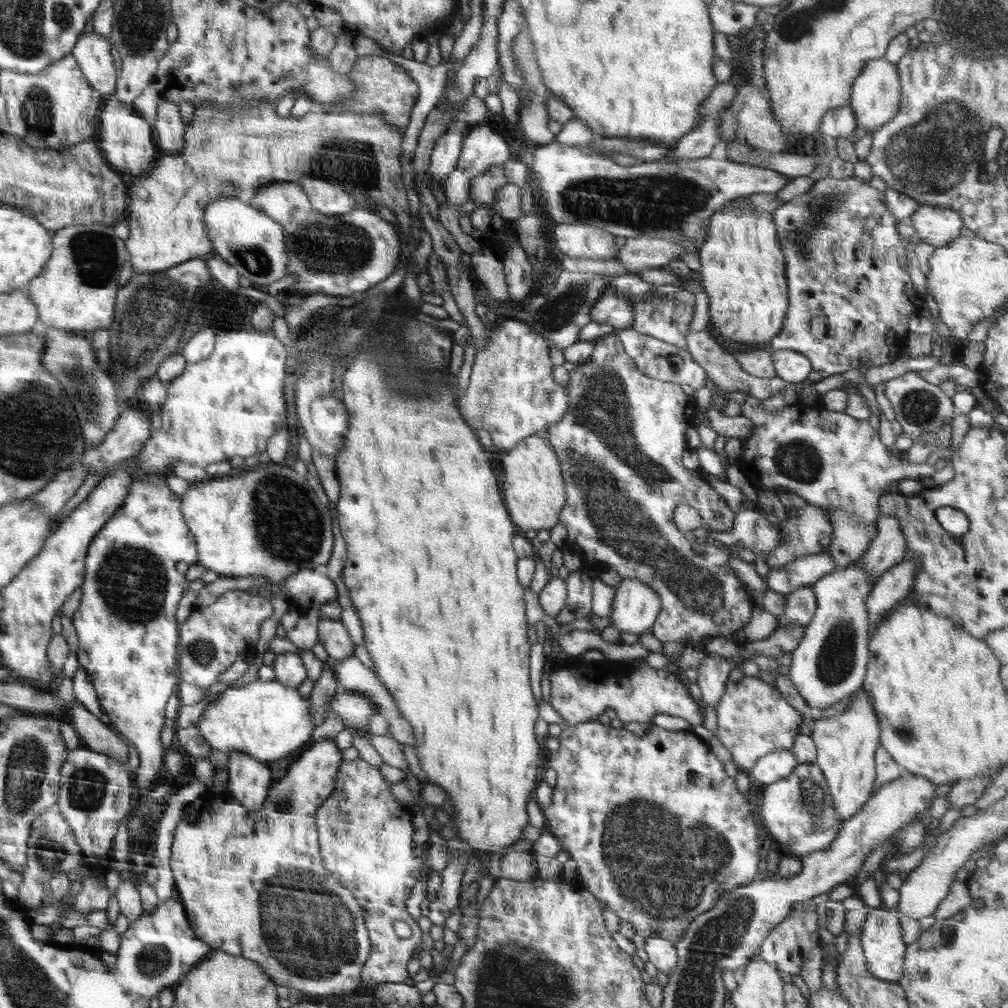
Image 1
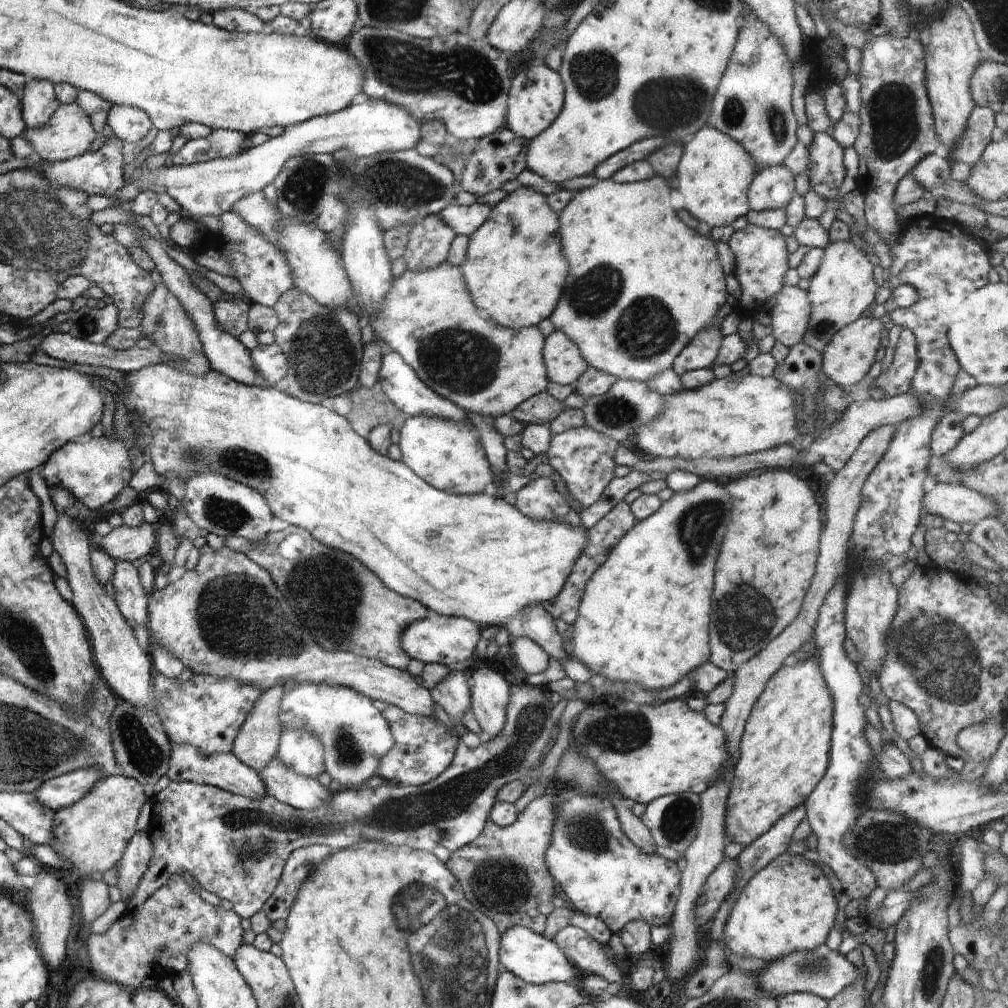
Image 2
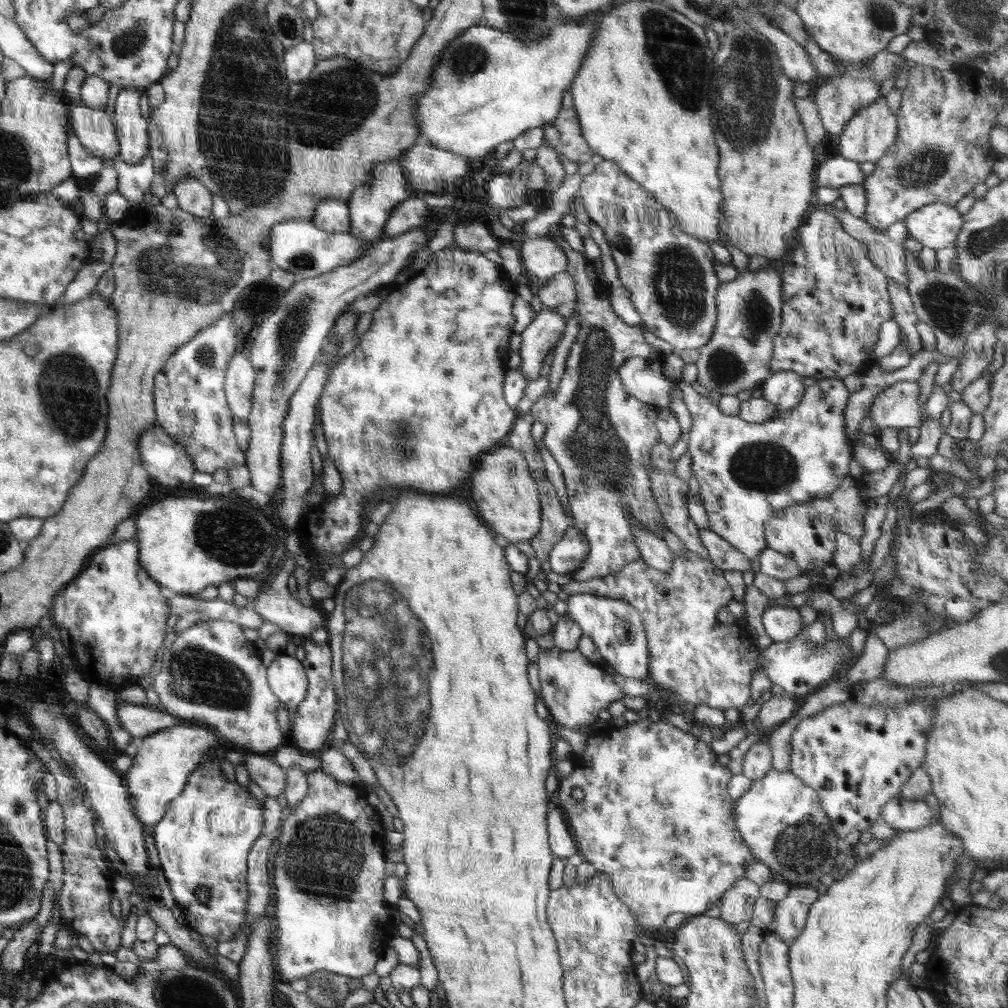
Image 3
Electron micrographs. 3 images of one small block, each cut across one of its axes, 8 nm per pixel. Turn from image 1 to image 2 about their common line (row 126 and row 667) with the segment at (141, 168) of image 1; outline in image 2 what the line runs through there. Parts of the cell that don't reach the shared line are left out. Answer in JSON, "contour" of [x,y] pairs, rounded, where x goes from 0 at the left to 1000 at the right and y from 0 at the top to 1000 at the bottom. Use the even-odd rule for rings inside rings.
{"contour":[[[58,510],[51,539],[54,547],[63,557],[66,565],[64,572],[72,587],[71,599],[82,610],[87,627],[90,629],[95,657],[98,658],[99,665],[103,670],[102,675],[107,677],[107,681],[110,681],[121,694],[132,699],[137,698],[135,685],[145,685],[149,679],[149,671],[151,671],[149,655],[138,640],[137,633],[133,633],[131,621],[122,612],[117,598],[113,597],[111,593],[107,593],[107,589],[103,587],[103,581],[97,579],[93,563],[89,562],[90,550],[89,544],[87,544],[87,532],[77,524],[75,518]]]}

